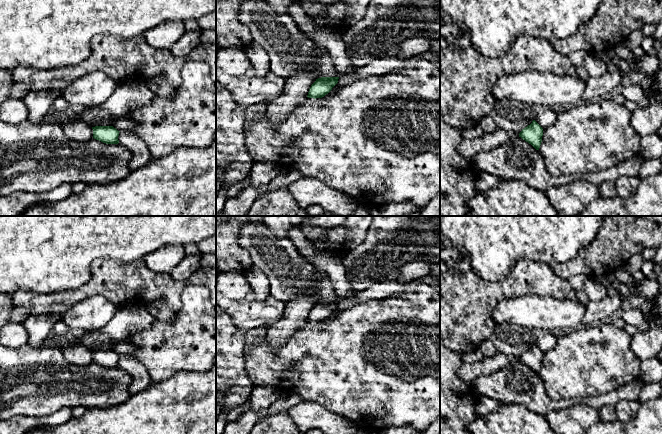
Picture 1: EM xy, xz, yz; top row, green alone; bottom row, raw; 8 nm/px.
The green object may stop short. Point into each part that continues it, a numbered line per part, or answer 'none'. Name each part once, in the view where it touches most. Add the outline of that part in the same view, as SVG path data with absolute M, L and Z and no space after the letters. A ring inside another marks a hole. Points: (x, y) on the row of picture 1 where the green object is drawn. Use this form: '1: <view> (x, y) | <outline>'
none

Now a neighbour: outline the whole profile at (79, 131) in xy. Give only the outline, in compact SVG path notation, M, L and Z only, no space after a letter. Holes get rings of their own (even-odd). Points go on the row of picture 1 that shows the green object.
M68 121L64 122L62 129L72 141L87 142L93 139L93 129L83 121Z

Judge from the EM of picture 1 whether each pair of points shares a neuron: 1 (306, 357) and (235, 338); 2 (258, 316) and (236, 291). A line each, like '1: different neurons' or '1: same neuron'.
1: different neurons
2: same neuron

